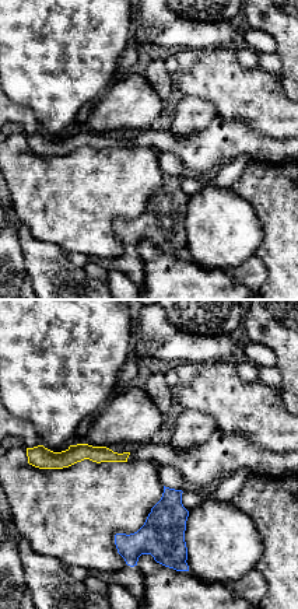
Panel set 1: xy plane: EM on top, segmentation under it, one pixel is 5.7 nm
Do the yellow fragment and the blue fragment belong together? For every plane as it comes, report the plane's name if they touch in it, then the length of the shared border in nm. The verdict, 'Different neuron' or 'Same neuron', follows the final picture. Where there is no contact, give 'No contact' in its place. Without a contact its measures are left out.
No contact

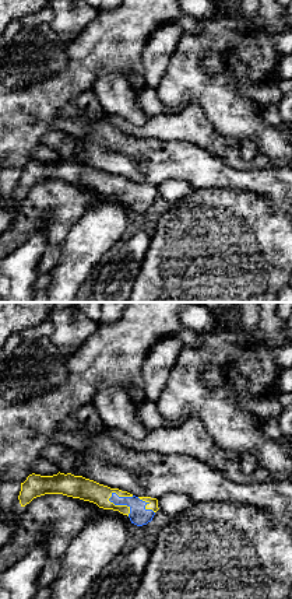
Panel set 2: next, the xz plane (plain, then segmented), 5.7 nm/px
Touches yellow in xz. Shared border 170 nm

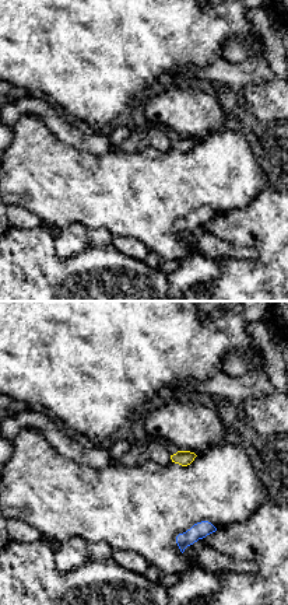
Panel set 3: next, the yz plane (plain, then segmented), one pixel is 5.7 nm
No contact

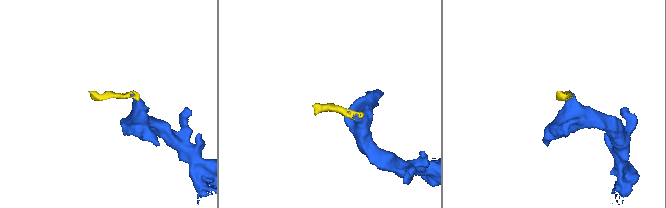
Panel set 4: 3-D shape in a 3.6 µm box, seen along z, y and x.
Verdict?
Same neuron

